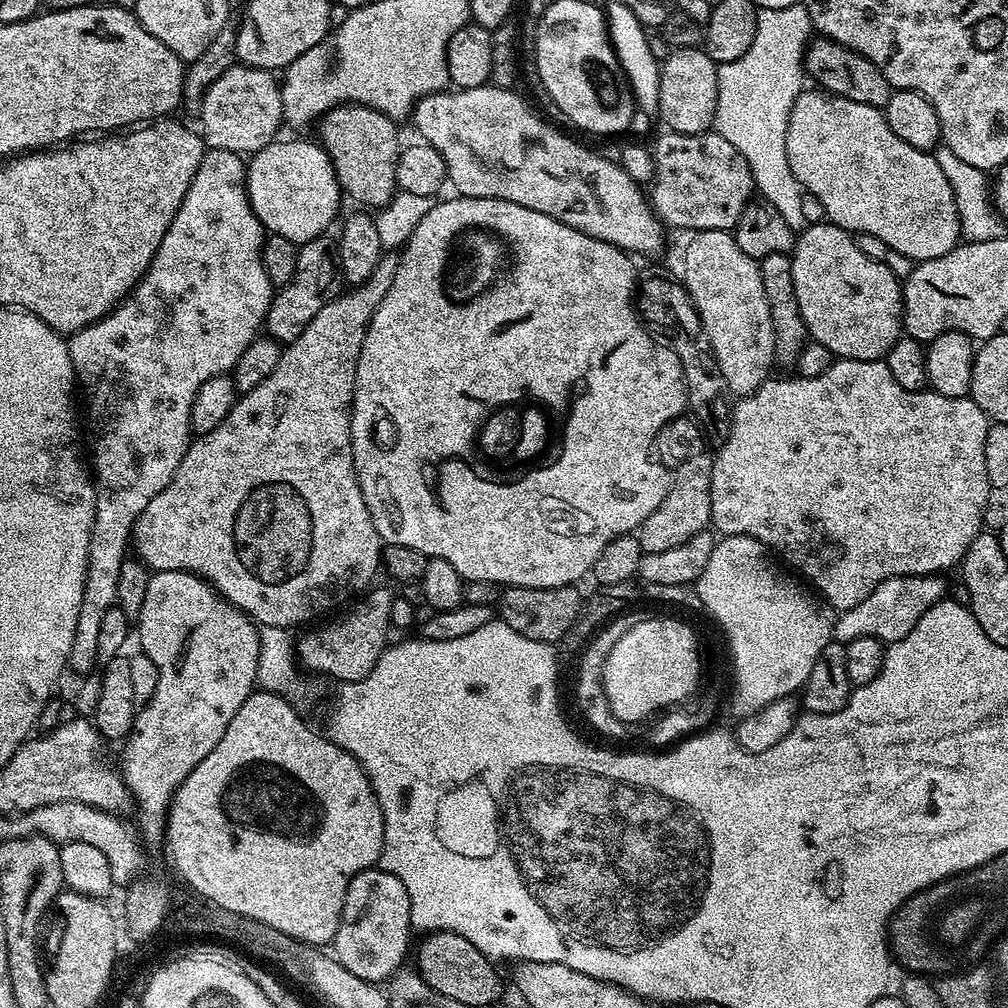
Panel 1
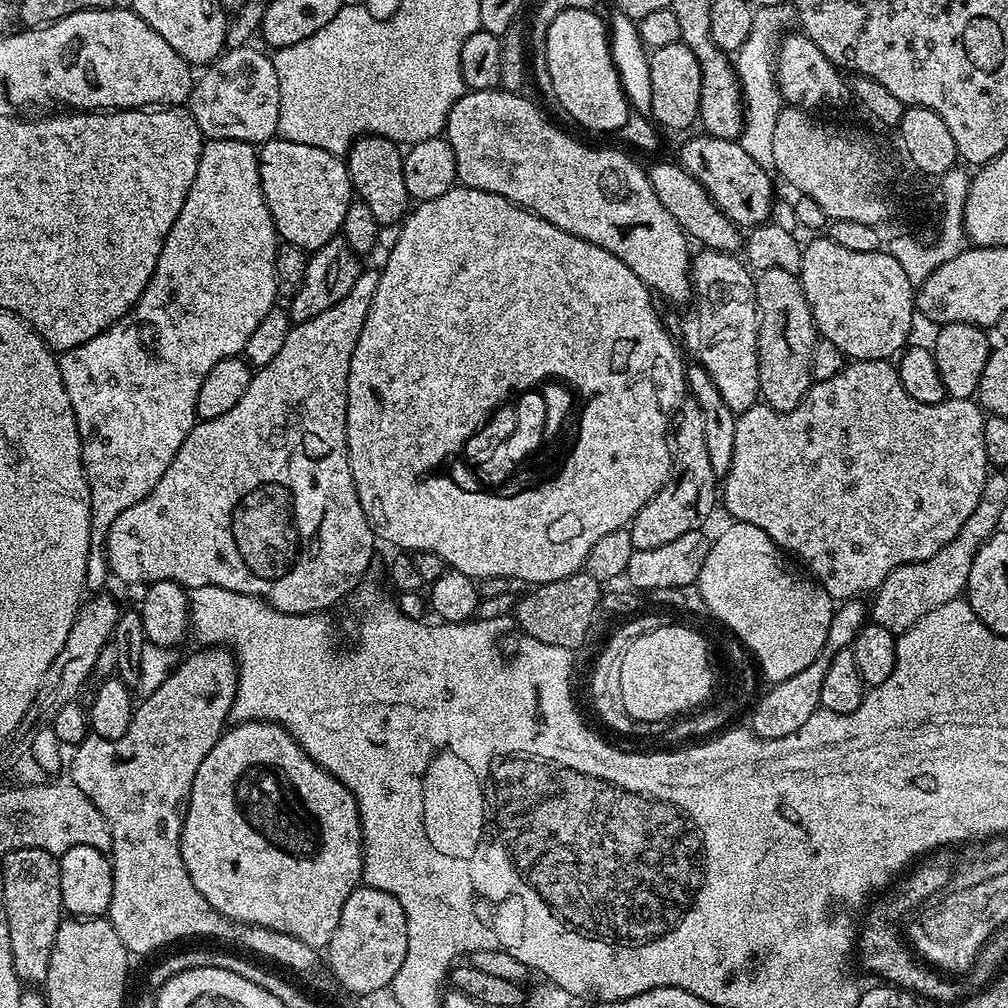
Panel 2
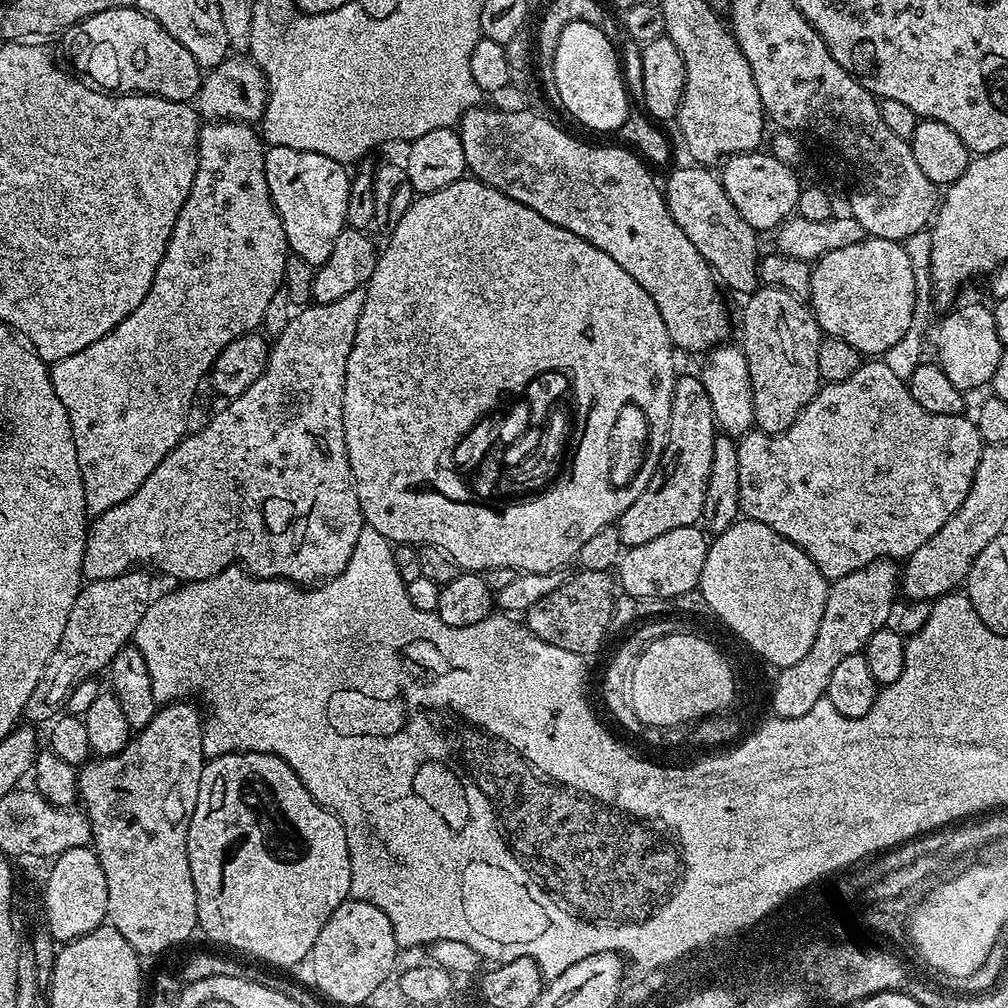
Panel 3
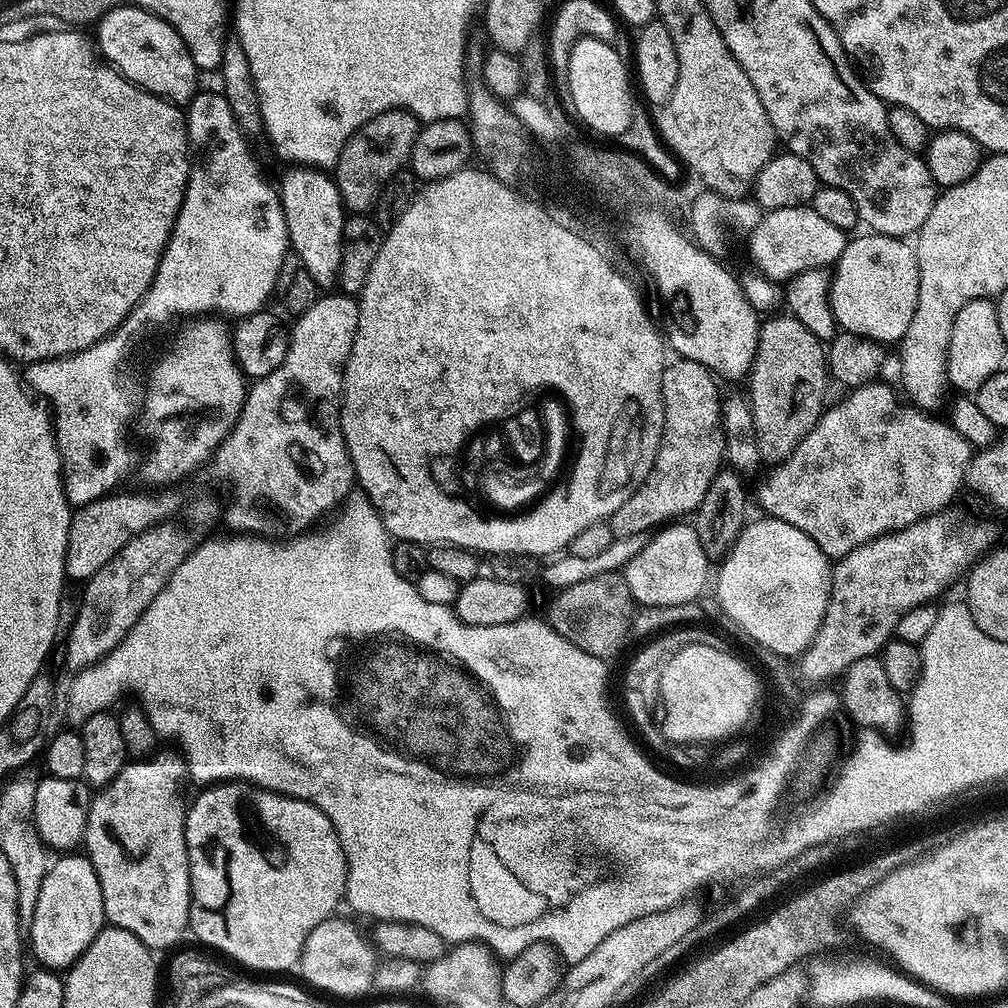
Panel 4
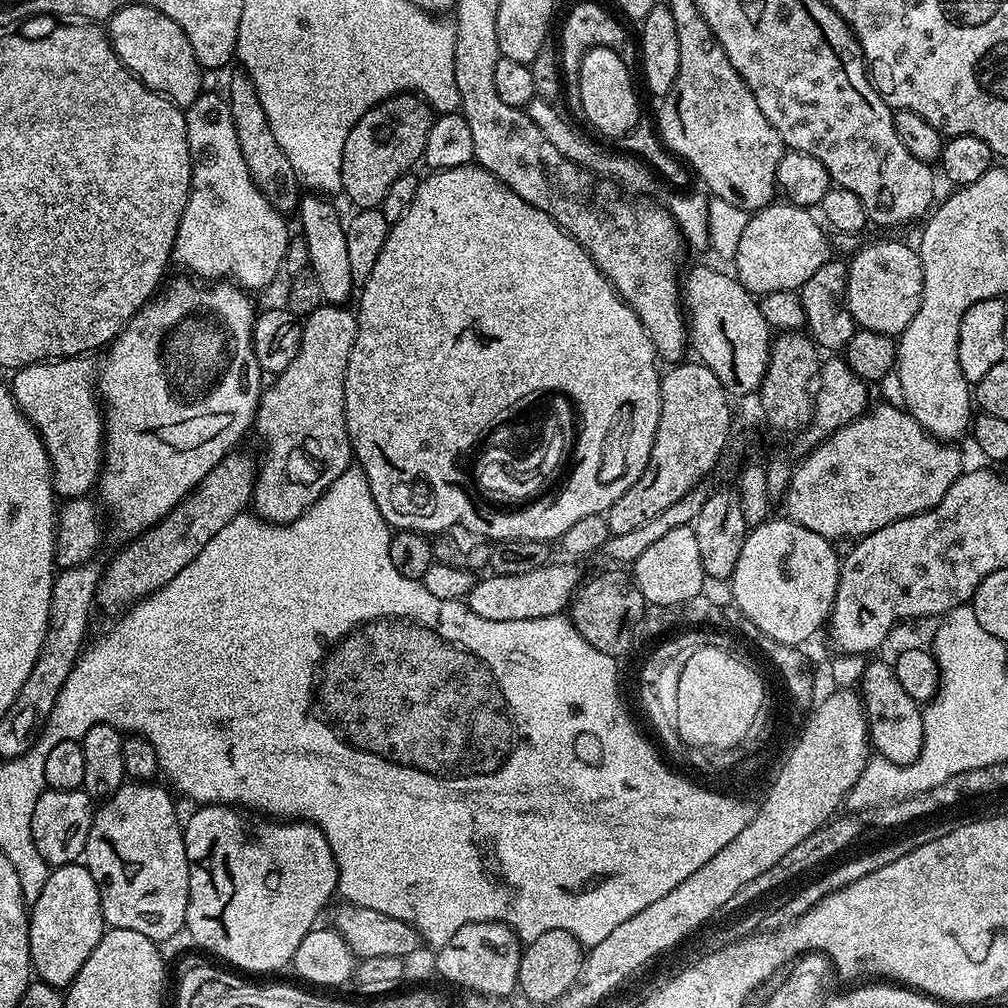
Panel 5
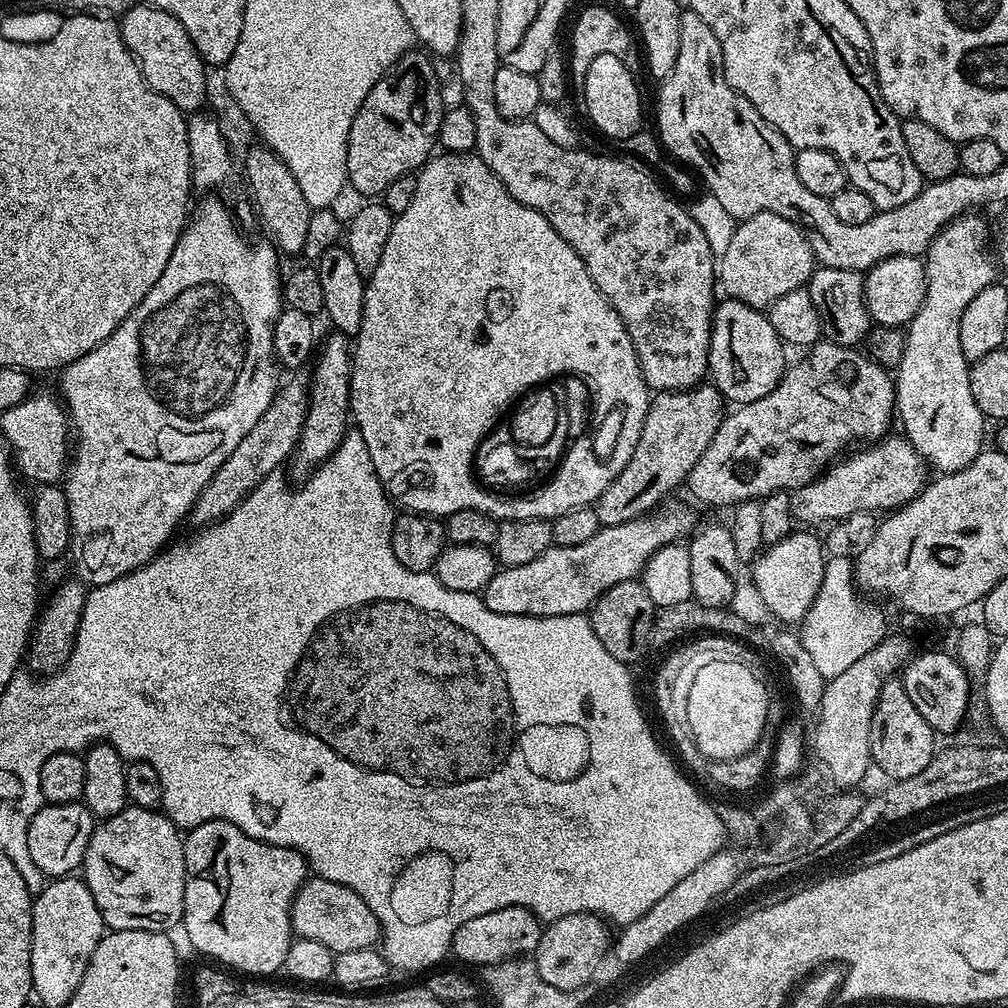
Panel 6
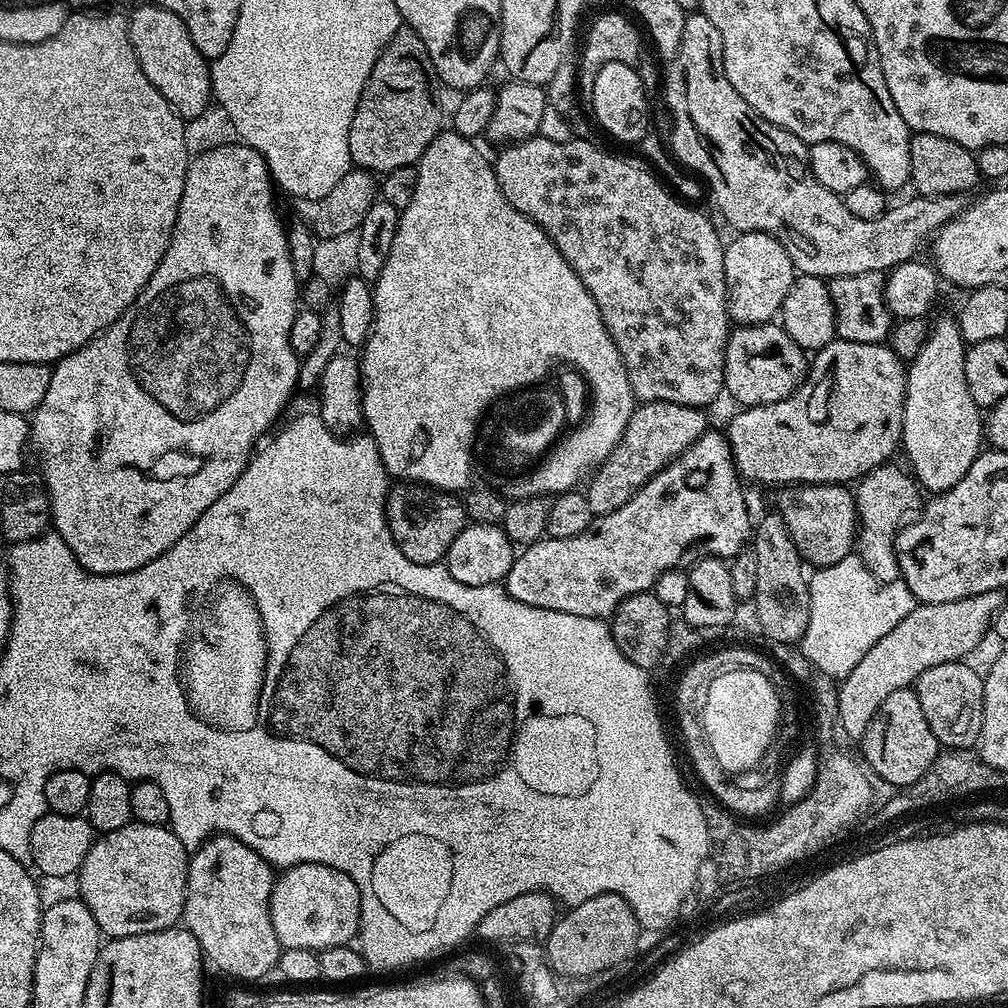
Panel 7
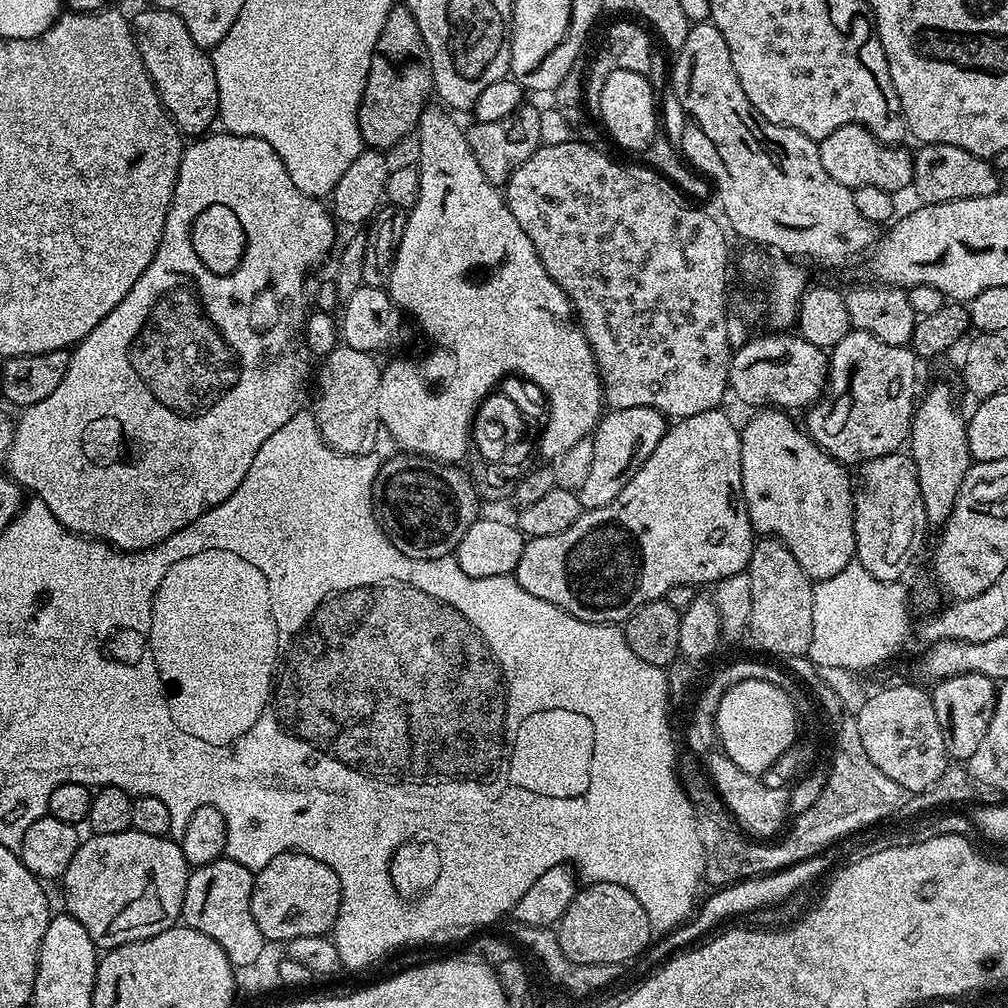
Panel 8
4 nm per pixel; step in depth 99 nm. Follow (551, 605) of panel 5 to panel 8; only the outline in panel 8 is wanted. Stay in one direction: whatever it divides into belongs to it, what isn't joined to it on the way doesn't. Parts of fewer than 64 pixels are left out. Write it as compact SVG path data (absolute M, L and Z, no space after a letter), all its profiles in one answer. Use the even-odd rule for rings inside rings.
M720 408L702 414L694 414L690 418L682 418L671 426L665 427L662 442L658 442L658 446L654 446L654 454L650 454L650 458L646 458L646 462L636 471L634 478L630 478L630 482L626 482L626 486L618 494L618 498L614 498L614 502L601 508L581 511L574 526L566 526L566 530L562 530L562 534L538 536L525 543L522 558L514 573L517 582L522 586L522 590L530 590L530 594L534 594L534 598L542 598L542 602L550 602L554 606L566 610L566 614L570 614L582 622L619 625L642 605L665 599L668 592L674 590L674 586L682 586L683 584L693 586L708 584L708 586L712 586L717 580L725 580L745 571L751 558L754 529L752 519L748 516L748 508L744 505L742 466L736 461L736 447L738 445L740 445L740 428Z

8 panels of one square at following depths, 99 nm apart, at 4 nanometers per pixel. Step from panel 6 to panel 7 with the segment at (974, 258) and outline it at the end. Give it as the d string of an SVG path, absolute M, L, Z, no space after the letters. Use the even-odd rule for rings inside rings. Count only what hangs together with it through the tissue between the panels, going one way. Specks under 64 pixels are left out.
M940 316L936 321L931 321L922 350L918 350L918 354L906 368L908 381L904 395L902 452L908 455L908 460L912 463L911 475L928 494L949 492L955 484L962 482L966 470L970 470L970 466L982 451L982 409L974 402L974 398L970 398L970 390L966 386L965 351L966 345L960 333L959 323L953 317L951 320L948 316Z

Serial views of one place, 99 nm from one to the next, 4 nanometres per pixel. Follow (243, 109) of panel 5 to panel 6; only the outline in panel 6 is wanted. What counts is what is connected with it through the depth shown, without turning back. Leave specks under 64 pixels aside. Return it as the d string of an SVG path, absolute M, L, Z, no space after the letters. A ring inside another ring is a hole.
M256 142L244 156L244 176L248 179L248 188L252 191L253 202L256 203L256 212L268 231L267 239L283 255L285 252L288 256L299 257L306 242L314 210L302 195L302 189L298 187L294 174L290 174L290 170L284 165L282 158L278 158L276 151L263 142Z

